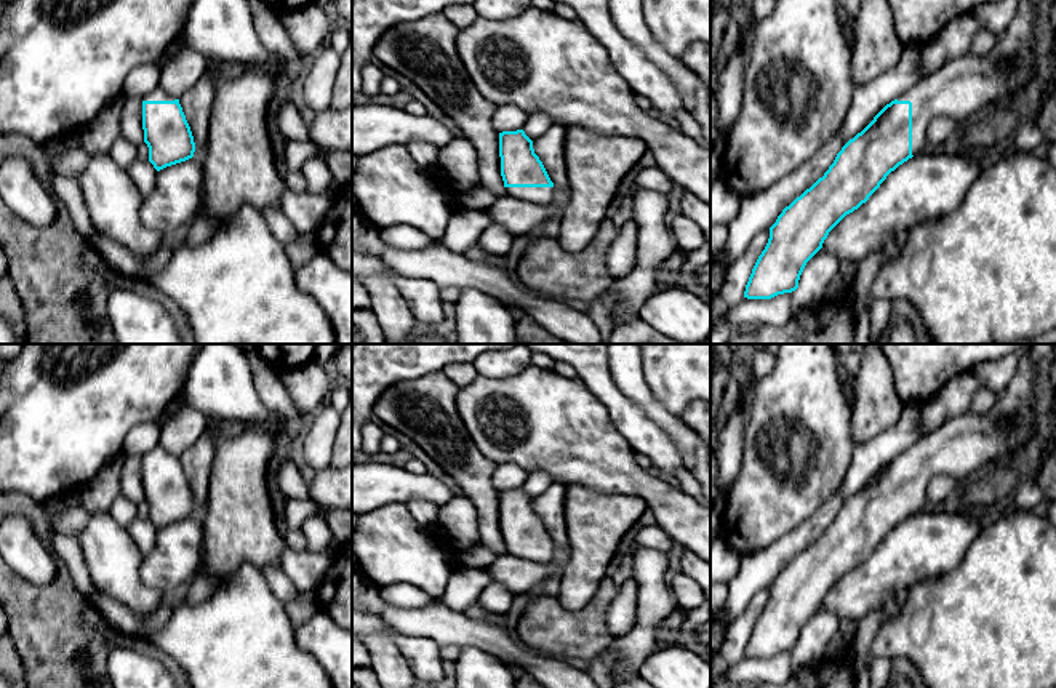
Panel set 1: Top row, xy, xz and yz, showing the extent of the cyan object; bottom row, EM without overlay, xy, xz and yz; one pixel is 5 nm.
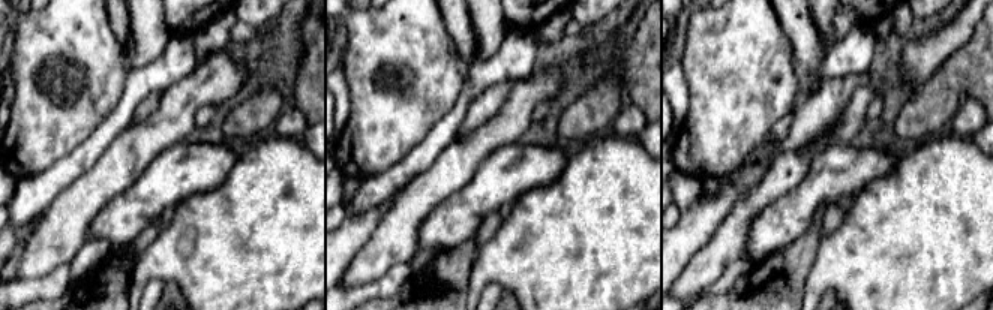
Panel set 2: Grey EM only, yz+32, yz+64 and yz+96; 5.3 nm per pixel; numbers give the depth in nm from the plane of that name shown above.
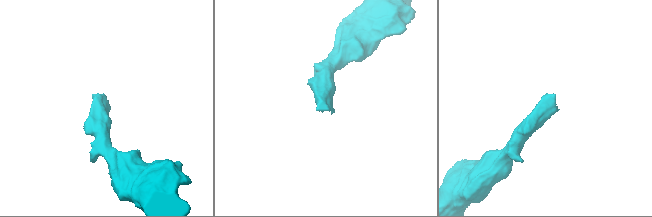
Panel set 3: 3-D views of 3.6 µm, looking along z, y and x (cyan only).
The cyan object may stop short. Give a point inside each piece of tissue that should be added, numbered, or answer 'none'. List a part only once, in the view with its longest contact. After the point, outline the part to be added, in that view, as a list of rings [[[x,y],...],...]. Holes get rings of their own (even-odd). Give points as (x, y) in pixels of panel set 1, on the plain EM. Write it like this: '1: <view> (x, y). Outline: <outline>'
1: yz (964, 447). Outline: [[[1030,352],[1026,354],[1005,392],[997,397],[995,406],[984,416],[963,413],[944,422],[933,434],[925,435],[915,445],[902,451],[898,459],[912,461],[912,514],[926,509],[925,493],[930,482],[938,475],[950,475],[957,480],[976,477],[990,464],[1000,461],[1022,461],[1026,442],[1037,429],[1034,414],[1035,403],[1035,368]]]

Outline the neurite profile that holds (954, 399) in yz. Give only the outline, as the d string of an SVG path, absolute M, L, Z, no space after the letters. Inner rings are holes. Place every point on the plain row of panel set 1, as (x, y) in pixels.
M974 371L963 373L947 382L922 411L923 437L938 430L944 422L970 413L971 400L984 387Z

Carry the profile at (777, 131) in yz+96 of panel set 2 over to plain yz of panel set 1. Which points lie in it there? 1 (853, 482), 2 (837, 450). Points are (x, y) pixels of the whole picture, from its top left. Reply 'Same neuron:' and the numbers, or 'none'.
Same neuron: 1

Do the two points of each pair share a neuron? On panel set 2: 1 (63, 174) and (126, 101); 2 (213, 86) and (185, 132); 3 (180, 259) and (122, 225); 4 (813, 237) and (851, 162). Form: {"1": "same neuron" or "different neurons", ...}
{"1": "same neuron", "2": "same neuron", "3": "different neurons", "4": "different neurons"}

